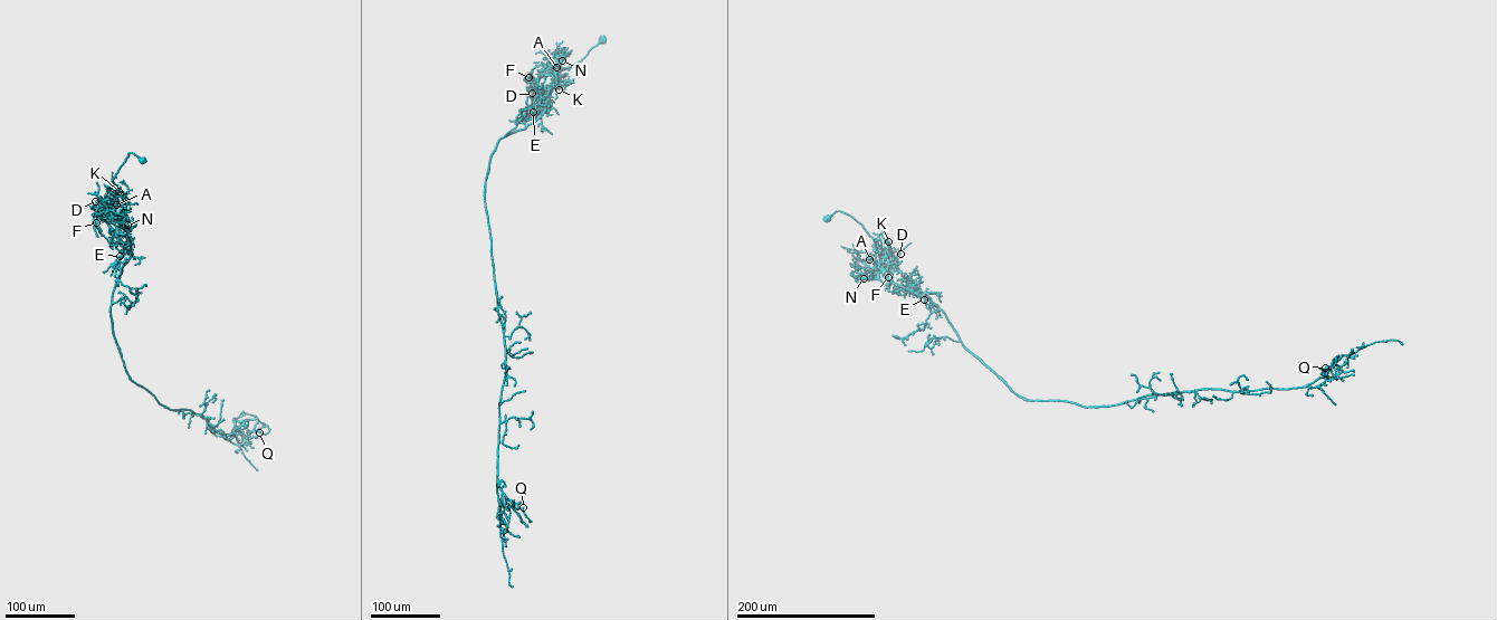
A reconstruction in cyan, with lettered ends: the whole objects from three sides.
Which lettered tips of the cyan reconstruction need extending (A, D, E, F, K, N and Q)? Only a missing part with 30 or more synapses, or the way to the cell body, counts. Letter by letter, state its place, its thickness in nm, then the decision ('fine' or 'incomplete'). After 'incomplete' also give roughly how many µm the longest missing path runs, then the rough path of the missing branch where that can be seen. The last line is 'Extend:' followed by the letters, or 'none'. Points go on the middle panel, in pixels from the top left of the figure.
A: at (556, 67); 160 nm thick; fine
D: at (532, 93); 140 nm thick; fine
E: at (533, 112); 160 nm thick; fine
F: at (528, 77); 140 nm thick; fine
K: at (559, 89); 180 nm thick; fine
N: at (562, 60); 150 nm thick; incomplete; about 15 µm are missing
Q: at (523, 507); 190 nm thick; fine
Extend: N

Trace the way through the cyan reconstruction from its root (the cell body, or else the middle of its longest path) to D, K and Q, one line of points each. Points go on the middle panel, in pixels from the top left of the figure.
D: (603, 39), (570, 67), (543, 75), (532, 93)
K: (603, 39), (580, 60), (539, 79), (539, 86), (559, 89)
Q: (603, 39), (546, 75), (554, 82), (544, 112), (501, 137), (486, 174), (505, 358), (497, 484), (523, 507)

